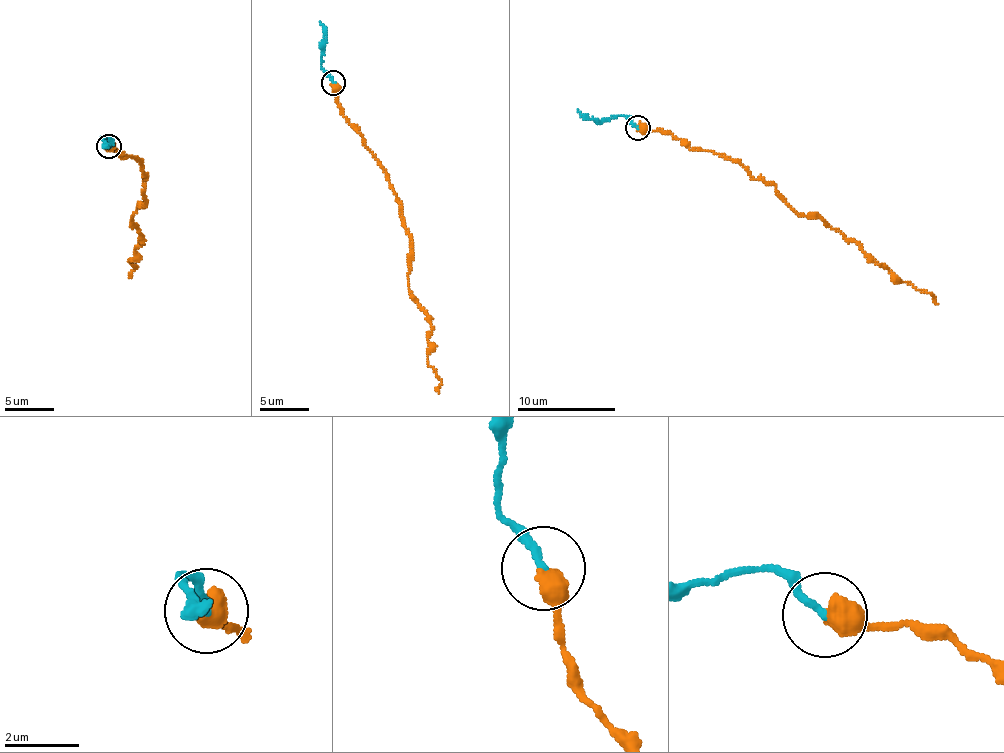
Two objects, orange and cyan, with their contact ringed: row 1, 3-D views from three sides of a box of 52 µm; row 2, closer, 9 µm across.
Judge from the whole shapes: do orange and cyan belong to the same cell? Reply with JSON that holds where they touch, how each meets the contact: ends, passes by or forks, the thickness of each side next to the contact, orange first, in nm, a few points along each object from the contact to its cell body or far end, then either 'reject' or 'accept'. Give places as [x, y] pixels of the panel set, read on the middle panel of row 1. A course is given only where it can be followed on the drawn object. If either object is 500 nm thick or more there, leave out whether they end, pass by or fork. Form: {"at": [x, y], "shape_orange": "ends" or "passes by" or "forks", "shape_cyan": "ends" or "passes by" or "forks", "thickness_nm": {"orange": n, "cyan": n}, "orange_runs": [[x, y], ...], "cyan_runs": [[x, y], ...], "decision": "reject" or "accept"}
{"at": [333, 82], "thickness_nm": {"orange": 600, "cyan": 200}, "orange_runs": [[333, 82], [341, 114], [360, 135], [404, 218], [409, 294], [430, 324], [427, 364], [441, 382], [439, 393]], "cyan_runs": [[333, 82], [321, 68], [319, 21]], "decision": "accept"}

